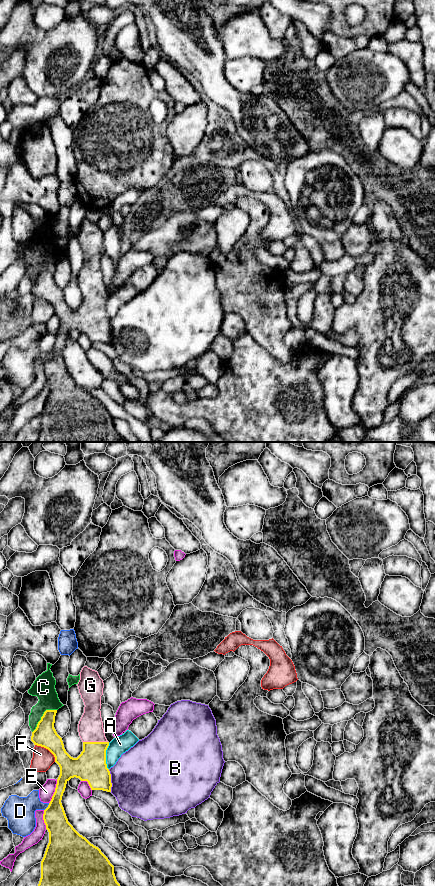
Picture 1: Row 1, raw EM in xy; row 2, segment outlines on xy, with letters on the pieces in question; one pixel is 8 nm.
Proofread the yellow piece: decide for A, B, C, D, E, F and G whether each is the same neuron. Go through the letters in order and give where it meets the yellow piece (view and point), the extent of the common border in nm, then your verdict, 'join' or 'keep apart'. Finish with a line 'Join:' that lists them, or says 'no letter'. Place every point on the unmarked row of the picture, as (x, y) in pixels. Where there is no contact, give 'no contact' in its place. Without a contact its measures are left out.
A: meets yellow in xy at (105, 308); contact 220 nm long; keep apart
B: meets yellow in xy at (110, 332); contact 190 nm long; keep apart
C: meets yellow in xy at (42, 268); contact 280 nm long; keep apart
D: meets yellow in xy at (47, 359); contact 80 nm long; keep apart
E: meets yellow in xy at (55, 340); contact 160 nm long; keep apart
F: meets yellow in xy at (47, 300); contact 220 nm long; keep apart
G: meets yellow in xy at (95, 294); contact 200 nm long; join
Join: G

